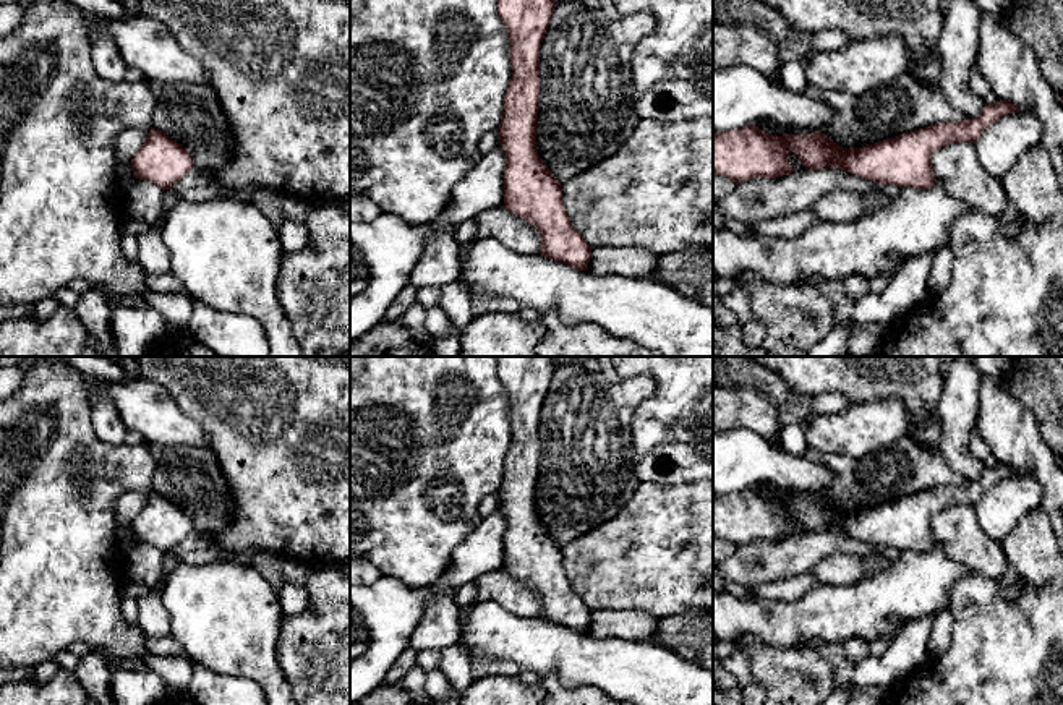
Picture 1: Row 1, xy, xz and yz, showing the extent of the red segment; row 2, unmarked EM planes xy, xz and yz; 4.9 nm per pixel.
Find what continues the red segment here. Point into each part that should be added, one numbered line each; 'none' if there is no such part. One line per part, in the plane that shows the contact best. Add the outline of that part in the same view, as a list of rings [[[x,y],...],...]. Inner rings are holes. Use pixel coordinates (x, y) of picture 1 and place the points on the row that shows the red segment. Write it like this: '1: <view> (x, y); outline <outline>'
none

